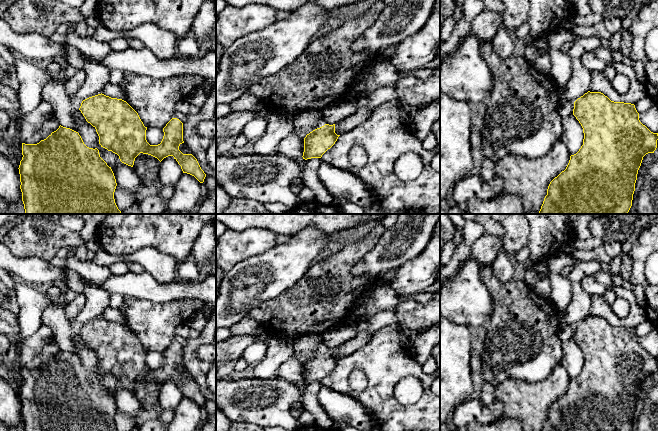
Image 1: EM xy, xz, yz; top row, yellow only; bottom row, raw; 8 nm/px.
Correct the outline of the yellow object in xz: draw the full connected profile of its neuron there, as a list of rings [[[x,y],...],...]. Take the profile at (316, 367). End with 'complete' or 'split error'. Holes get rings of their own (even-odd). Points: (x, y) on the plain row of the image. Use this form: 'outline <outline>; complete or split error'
outline [[[325,348],[313,354],[304,362],[303,383],[321,382],[335,368],[339,360],[335,357],[335,348]]]; complete

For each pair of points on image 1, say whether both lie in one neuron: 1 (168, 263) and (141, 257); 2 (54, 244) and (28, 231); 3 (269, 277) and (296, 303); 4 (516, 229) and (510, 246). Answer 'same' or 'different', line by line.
1: same
2: same
3: different
4: same

